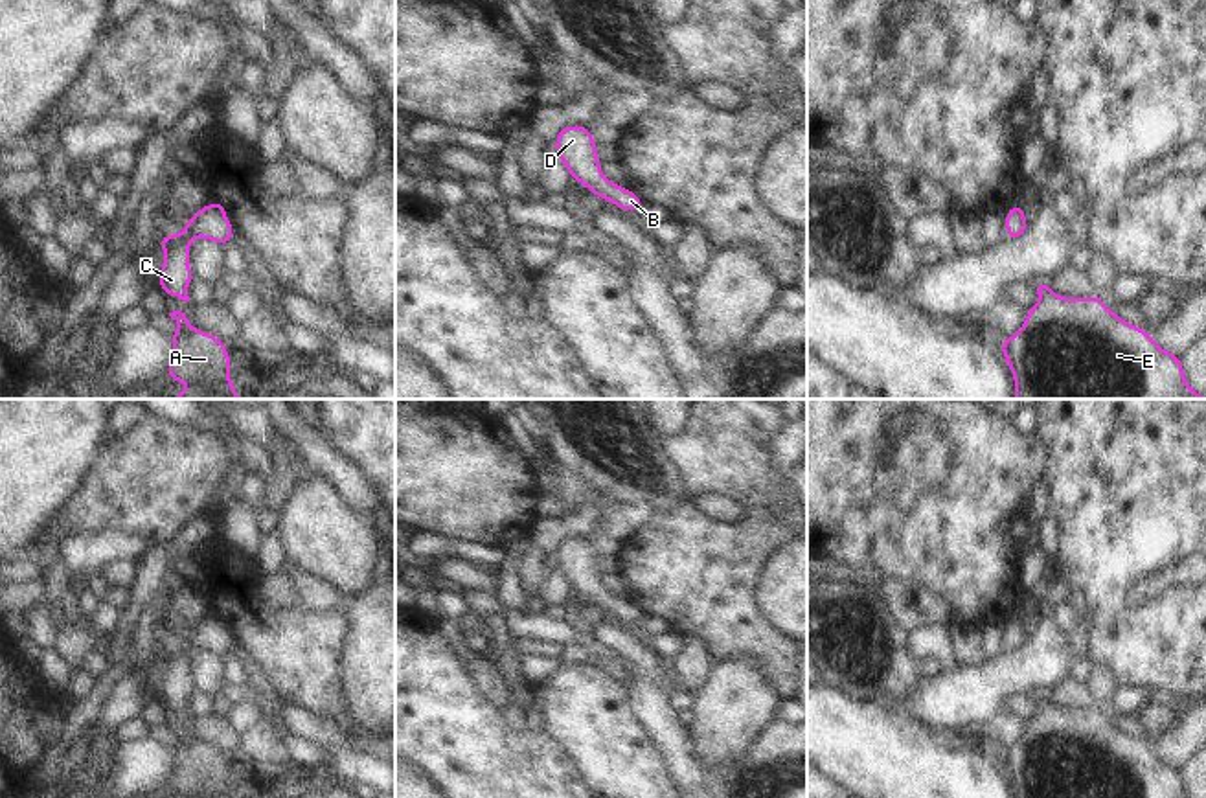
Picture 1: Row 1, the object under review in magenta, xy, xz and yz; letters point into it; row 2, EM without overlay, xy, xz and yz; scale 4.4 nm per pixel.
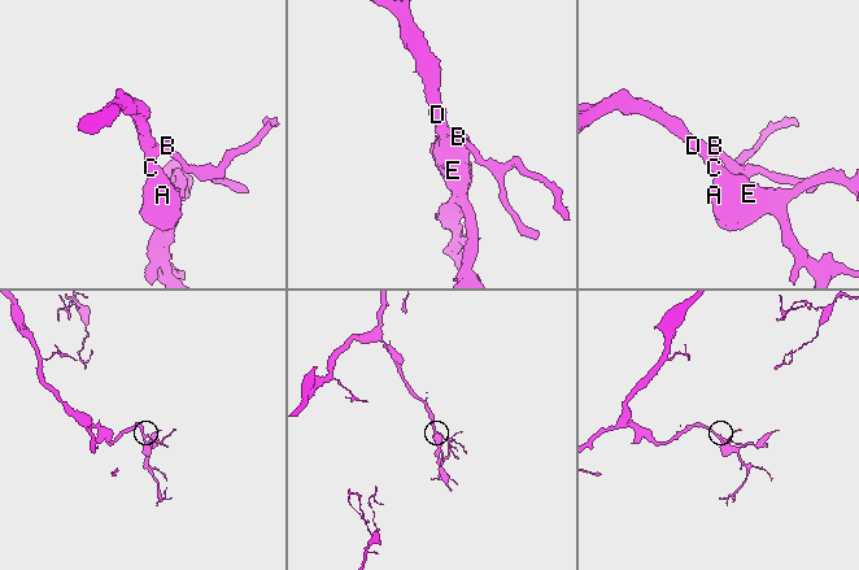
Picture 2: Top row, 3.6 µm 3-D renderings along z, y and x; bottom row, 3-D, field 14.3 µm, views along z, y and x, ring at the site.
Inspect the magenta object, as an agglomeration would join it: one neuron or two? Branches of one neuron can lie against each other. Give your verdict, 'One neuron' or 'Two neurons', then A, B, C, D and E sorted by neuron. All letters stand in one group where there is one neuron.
One neuron. Groups: A B C D E

